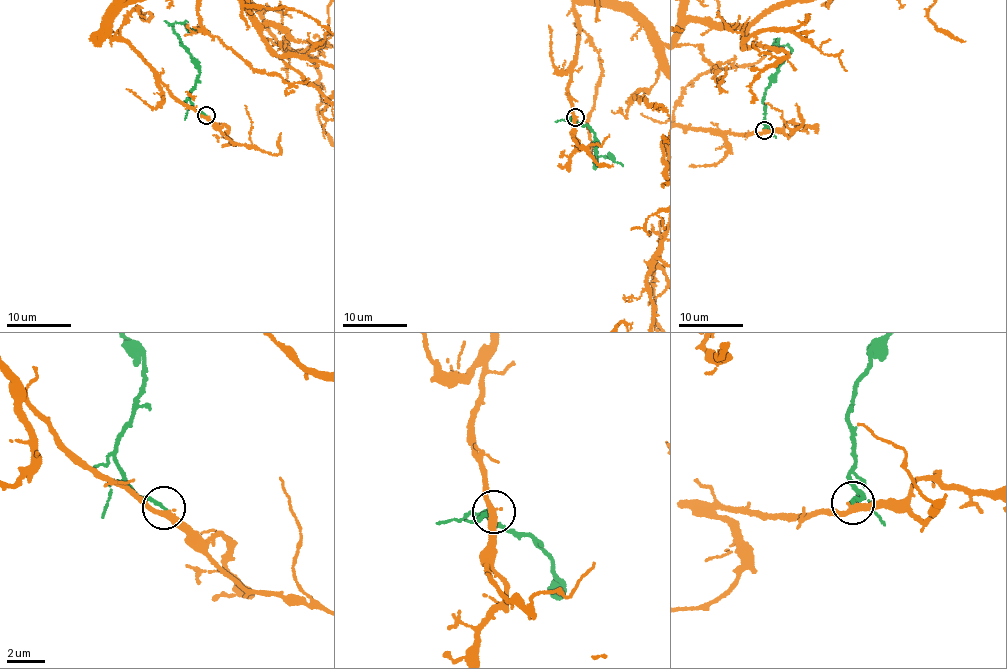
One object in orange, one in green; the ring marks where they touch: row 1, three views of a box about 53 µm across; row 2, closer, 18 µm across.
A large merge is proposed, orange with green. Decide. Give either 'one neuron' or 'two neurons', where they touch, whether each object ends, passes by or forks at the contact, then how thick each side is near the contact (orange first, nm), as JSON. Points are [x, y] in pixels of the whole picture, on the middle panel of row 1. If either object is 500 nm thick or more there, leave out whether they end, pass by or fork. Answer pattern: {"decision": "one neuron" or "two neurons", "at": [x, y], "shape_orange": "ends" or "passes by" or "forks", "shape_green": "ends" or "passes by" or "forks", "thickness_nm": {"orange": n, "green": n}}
{"decision": "two neurons", "at": [575, 117], "shape_orange": "passes by", "shape_green": "ends", "thickness_nm": {"orange": 340, "green": 180}}

